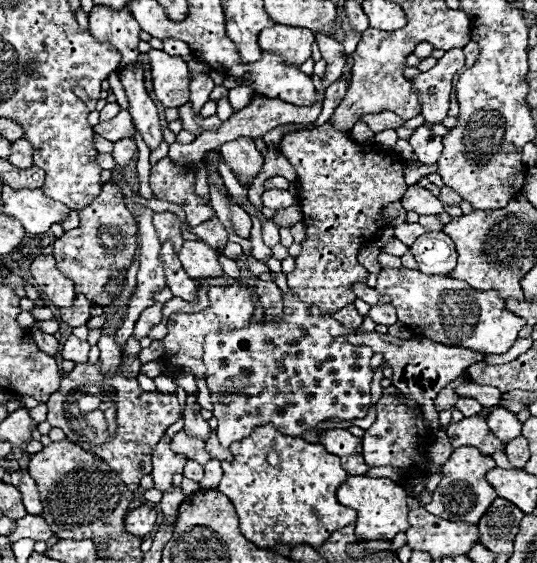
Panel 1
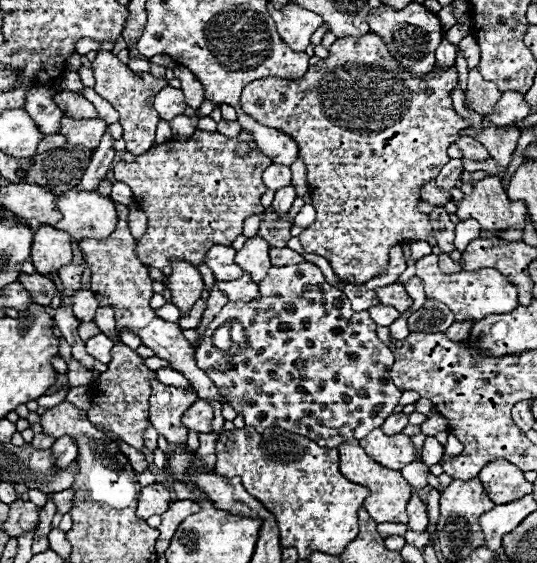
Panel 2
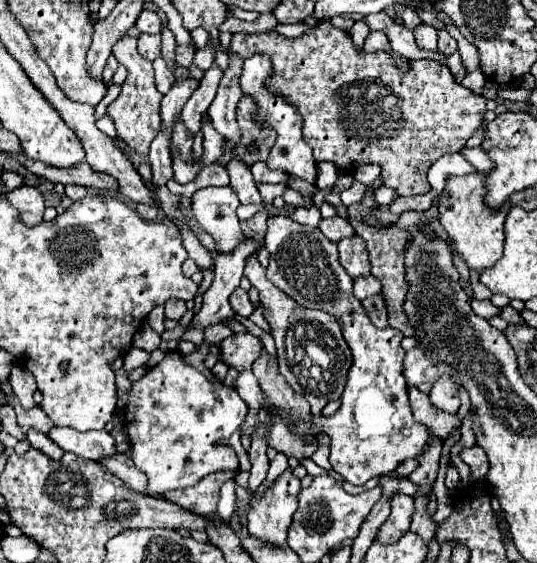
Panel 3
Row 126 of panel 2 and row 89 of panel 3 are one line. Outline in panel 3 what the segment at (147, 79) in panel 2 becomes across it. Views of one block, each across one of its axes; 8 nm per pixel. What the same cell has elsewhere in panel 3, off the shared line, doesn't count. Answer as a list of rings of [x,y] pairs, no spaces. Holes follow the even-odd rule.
[[[124,34],[116,44],[114,44],[114,52],[116,60],[120,64],[124,64],[128,68],[128,76],[122,84],[122,92],[120,96],[108,106],[108,116],[114,120],[116,132],[118,136],[130,146],[134,148],[138,154],[148,154],[150,142],[154,140],[154,136],[158,134],[160,128],[160,100],[162,94],[156,90],[154,86],[154,70],[152,70],[152,62],[144,60],[138,50],[136,50],[136,38]]]

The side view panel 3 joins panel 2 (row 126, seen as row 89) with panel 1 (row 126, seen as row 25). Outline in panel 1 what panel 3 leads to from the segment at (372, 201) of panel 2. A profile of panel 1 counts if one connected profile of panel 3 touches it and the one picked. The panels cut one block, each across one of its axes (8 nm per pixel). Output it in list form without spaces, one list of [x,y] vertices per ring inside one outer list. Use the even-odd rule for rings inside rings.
[[[330,122],[316,126],[314,130],[300,130],[292,136],[286,136],[280,142],[280,152],[296,168],[300,190],[298,202],[304,212],[306,240],[302,242],[302,252],[296,258],[296,270],[288,274],[290,290],[300,296],[306,304],[316,304],[320,312],[336,312],[346,304],[356,300],[352,284],[366,282],[366,268],[358,264],[358,248],[376,240],[380,230],[386,226],[382,208],[390,202],[396,202],[404,196],[408,184],[404,182],[404,160],[390,150],[382,150],[372,144],[358,144],[348,134],[336,132]]]

